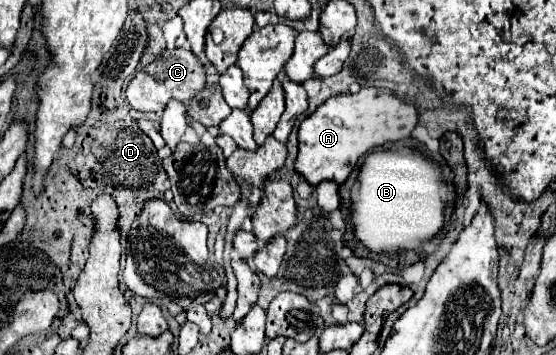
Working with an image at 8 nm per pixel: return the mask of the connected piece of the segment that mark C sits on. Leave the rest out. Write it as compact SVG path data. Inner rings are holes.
M173 49L165 51L153 63L137 71L137 75L127 85L127 101L137 111L161 115L163 107L167 107L171 99L179 99L187 107L187 103L191 103L191 99L195 97L195 91L201 91L203 85L205 85L205 69L201 61L187 49Z

